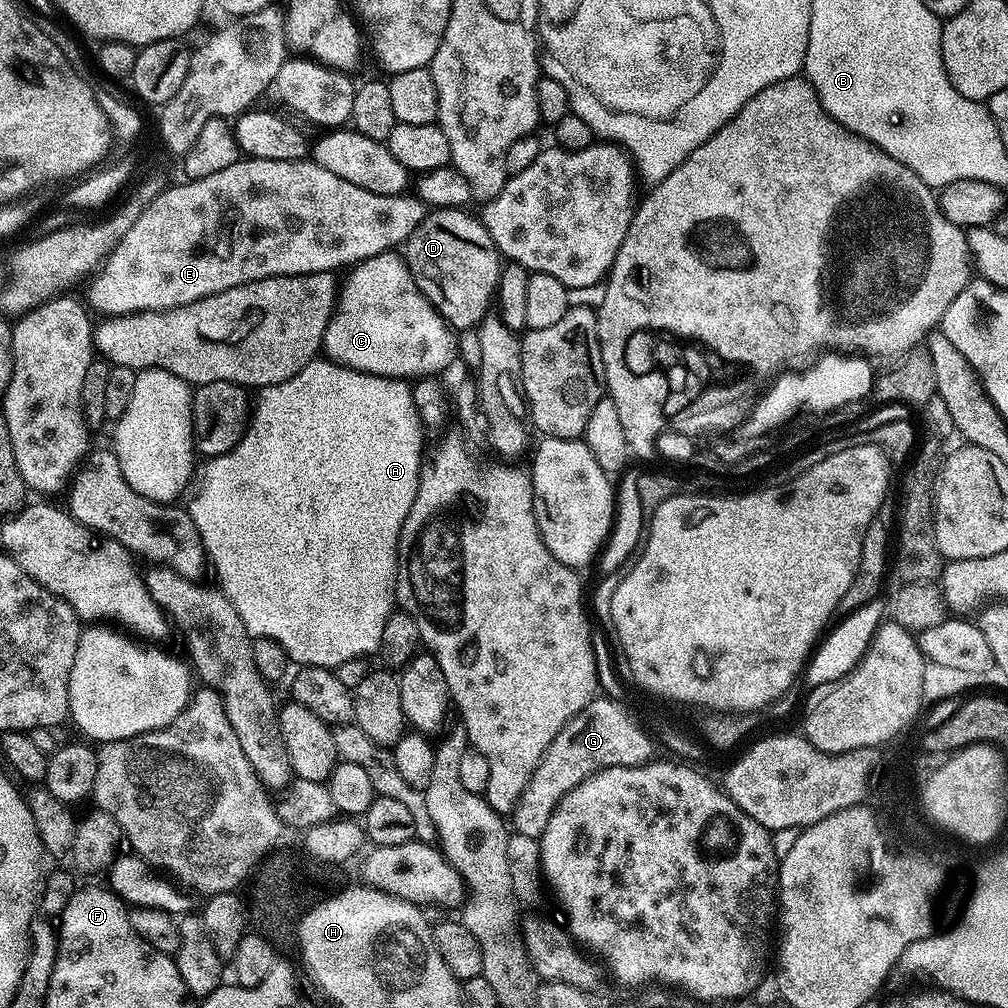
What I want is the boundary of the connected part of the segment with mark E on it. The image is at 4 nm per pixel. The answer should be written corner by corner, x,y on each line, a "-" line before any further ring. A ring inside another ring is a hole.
241,158
234,166
226,166
226,170
218,170
201,180
185,179
184,184
176,184
173,188
165,187
156,199
149,202
146,210
126,230
122,242
114,246
114,250
106,257
98,271
87,281
88,300
86,304
93,313
101,312
104,318
133,316
136,312
169,312
172,308
181,308
190,302
198,302
207,296
222,294
222,290
230,290
234,286
249,284
271,276
309,276
315,272
336,272
349,266
356,266
363,260
374,258
383,252
399,249
414,234
414,230
428,217
429,207
416,194
387,196
386,194
370,194
370,190
362,190
362,186
354,186
354,182
346,182
346,178
338,178
338,174
330,174
330,170
322,170
312,159
303,160
254,160

